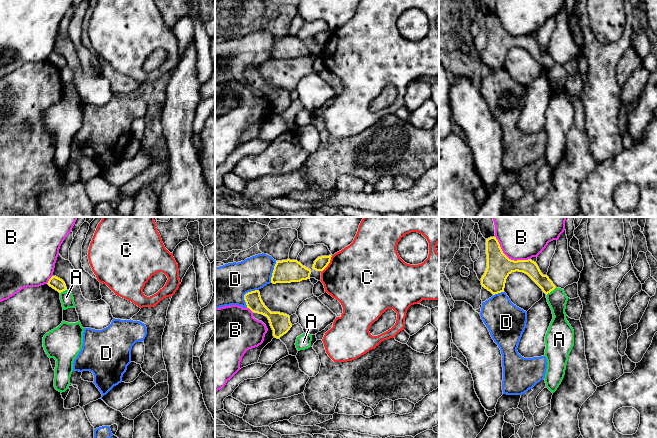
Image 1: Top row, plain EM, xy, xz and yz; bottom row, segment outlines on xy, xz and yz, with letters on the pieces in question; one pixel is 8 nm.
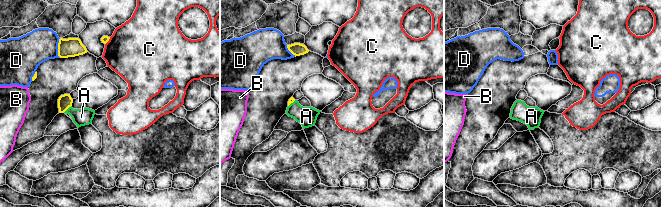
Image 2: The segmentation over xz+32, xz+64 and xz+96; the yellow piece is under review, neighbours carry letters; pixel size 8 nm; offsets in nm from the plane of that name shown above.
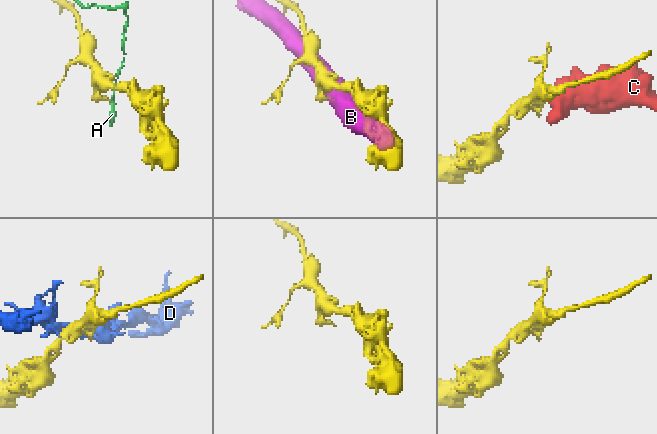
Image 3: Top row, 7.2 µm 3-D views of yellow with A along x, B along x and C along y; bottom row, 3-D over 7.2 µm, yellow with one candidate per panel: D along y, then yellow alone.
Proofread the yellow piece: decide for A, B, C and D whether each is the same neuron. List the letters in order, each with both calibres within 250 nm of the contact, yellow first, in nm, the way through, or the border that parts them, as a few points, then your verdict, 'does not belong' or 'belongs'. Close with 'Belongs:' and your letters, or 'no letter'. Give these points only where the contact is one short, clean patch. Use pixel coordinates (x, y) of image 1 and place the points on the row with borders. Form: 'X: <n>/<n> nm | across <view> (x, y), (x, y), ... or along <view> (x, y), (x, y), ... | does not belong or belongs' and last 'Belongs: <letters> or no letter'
A: 120/160 nm | along yz (556, 287), (546, 294) | does not belong
B: 200/440 nm | does not belong
C: 100/480 nm | along xz (332, 256), (328, 265), (322, 271) | does not belong
D: 130/320 nm | does not belong
Belongs: no letter

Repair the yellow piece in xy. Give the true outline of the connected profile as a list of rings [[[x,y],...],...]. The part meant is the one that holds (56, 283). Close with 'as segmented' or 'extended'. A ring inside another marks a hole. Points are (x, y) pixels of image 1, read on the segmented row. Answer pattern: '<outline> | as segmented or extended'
[[[52,276],[47,284],[59,293],[67,290],[65,282],[56,276]]] | as segmented

